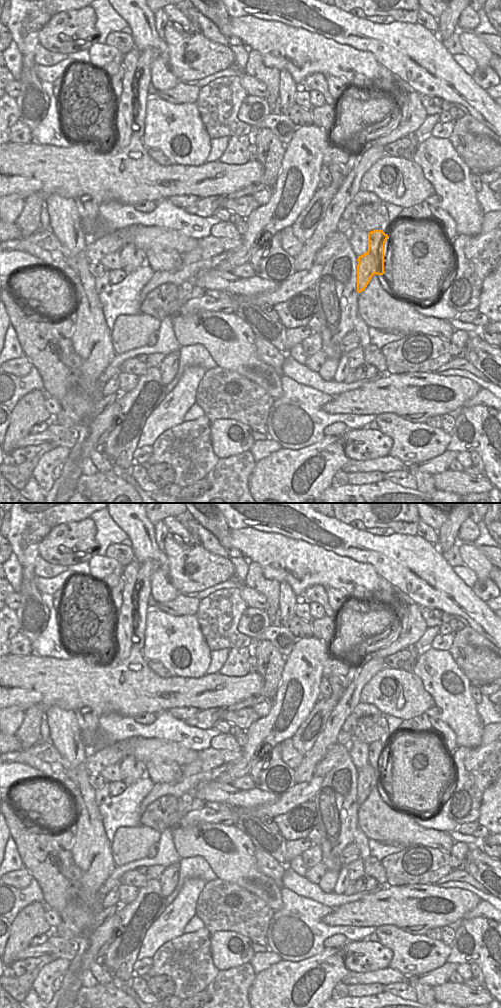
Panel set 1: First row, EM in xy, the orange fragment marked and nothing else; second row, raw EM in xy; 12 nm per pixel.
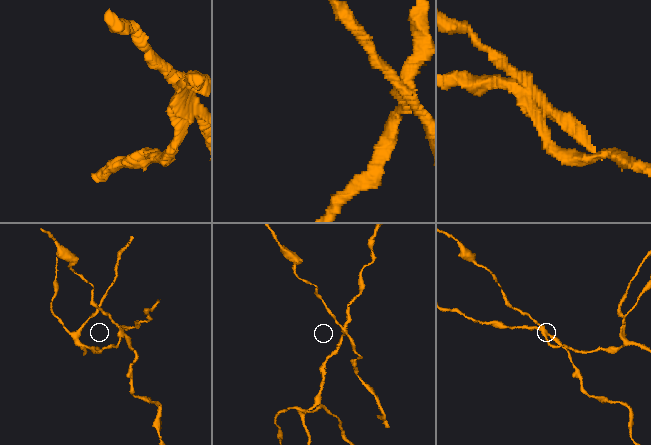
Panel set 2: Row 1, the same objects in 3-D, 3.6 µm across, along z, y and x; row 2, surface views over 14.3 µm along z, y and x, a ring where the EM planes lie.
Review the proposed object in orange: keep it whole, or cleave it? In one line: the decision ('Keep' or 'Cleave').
Cleave

